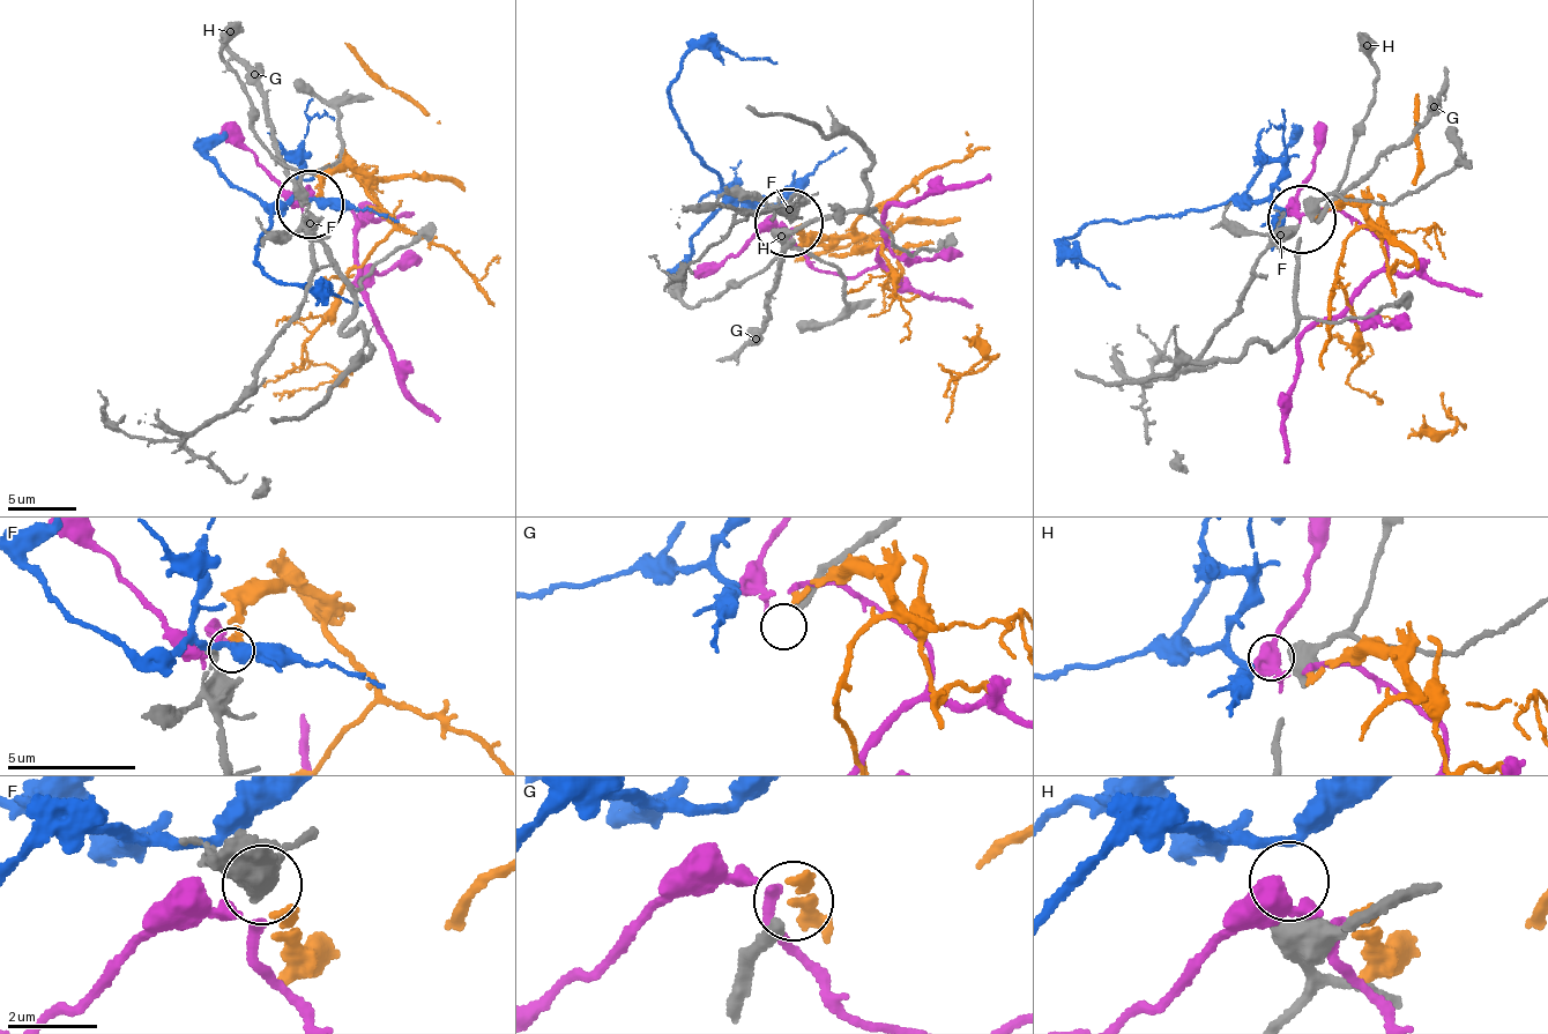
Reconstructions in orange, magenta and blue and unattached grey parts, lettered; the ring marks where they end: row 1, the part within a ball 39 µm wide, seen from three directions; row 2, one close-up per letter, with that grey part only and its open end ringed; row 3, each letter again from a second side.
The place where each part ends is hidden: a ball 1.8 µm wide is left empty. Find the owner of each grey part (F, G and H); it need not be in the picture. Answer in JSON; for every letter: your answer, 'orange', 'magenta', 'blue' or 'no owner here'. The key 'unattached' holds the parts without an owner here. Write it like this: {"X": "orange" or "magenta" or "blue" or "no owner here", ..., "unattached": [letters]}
{"F": "orange", "G": "no owner here", "H": "blue", "unattached": ["G"]}

